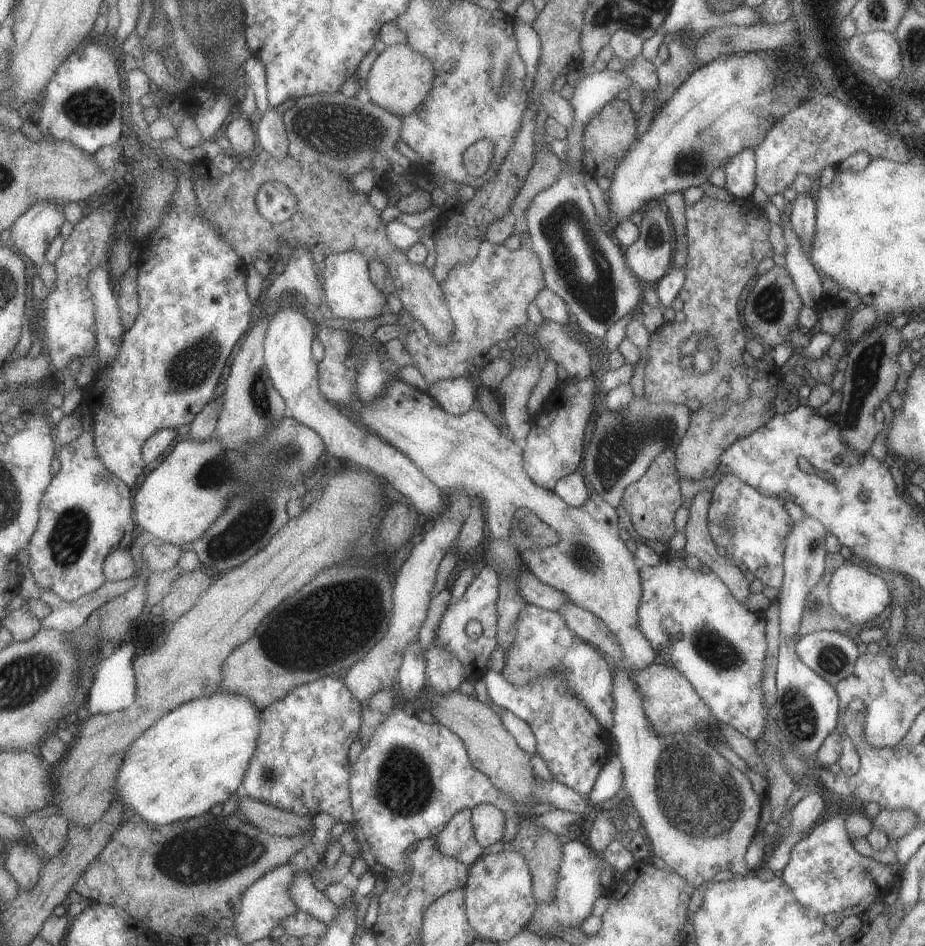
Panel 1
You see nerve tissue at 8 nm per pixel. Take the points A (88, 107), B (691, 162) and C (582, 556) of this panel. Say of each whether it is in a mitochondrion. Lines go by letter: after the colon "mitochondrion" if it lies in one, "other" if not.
A: mitochondrion
B: mitochondrion
C: mitochondrion

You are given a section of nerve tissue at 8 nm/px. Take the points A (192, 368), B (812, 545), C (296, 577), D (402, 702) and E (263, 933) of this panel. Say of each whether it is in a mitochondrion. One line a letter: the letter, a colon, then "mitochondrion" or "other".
A: mitochondrion
B: mitochondrion
C: other
D: other
E: other

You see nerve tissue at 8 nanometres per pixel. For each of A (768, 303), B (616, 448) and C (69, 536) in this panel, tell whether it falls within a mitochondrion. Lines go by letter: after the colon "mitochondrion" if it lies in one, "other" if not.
A: mitochondrion
B: mitochondrion
C: mitochondrion

